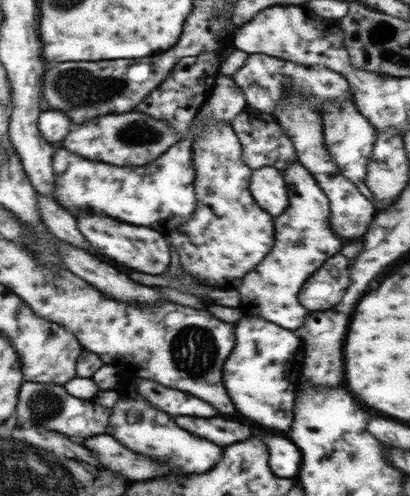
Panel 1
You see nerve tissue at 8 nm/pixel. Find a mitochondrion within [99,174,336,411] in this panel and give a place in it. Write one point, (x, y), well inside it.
(191, 344)

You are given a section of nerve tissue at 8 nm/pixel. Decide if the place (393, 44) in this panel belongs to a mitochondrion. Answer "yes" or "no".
yes

